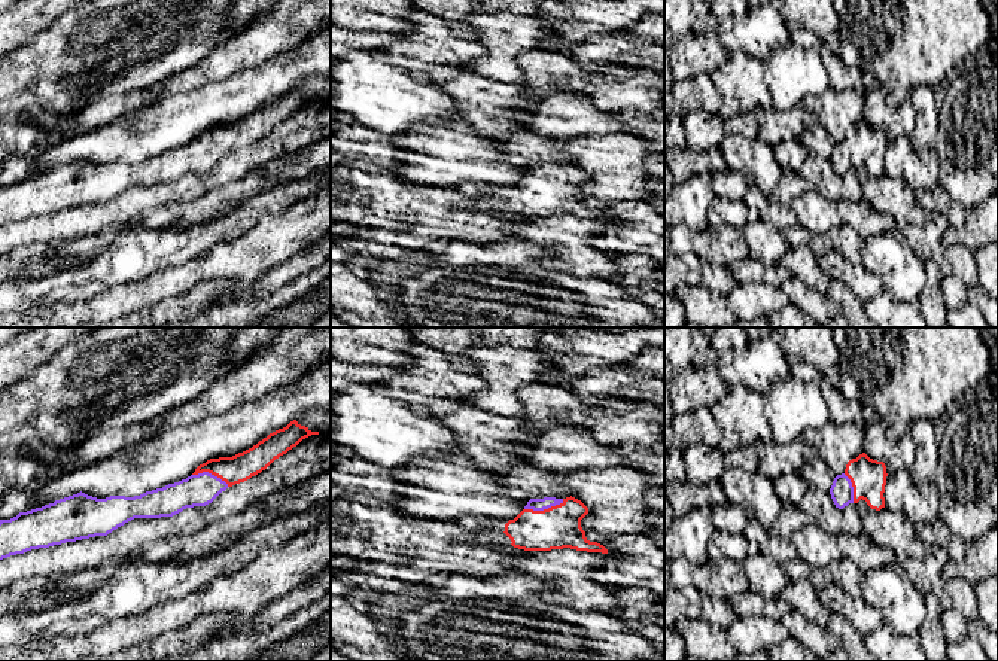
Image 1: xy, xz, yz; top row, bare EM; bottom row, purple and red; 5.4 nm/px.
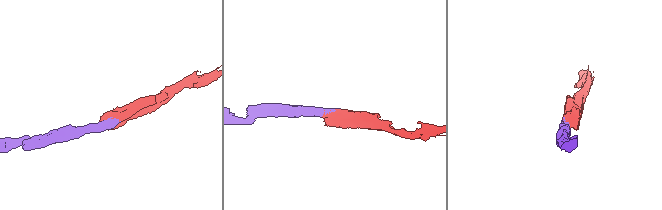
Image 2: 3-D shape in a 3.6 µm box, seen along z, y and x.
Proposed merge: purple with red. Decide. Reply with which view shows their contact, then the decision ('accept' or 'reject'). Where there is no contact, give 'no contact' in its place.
xz | accept

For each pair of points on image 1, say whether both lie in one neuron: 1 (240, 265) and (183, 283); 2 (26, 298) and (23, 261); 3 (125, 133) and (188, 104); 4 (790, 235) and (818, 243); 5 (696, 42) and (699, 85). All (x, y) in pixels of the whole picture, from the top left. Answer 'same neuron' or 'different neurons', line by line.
1: same neuron
2: different neurons
3: same neuron
4: same neuron
5: same neuron

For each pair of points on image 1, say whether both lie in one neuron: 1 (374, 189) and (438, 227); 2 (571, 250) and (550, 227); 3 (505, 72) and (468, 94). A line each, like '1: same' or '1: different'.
1: same
2: same
3: different

